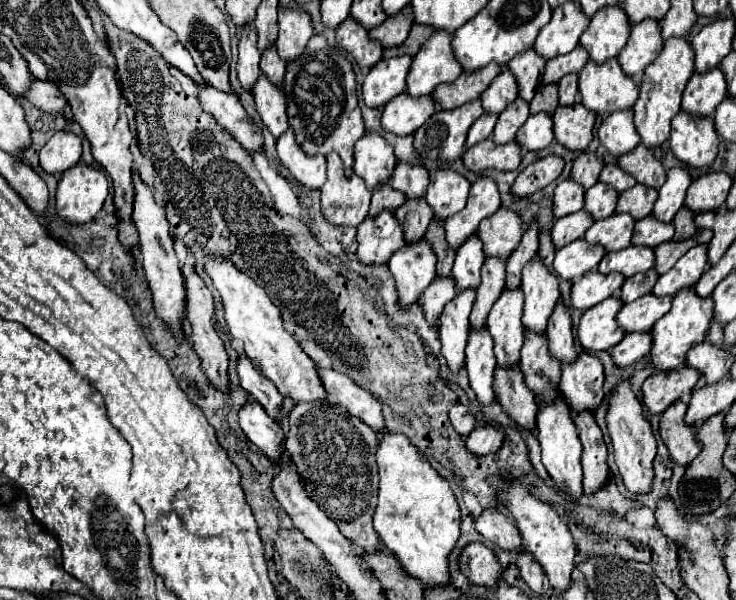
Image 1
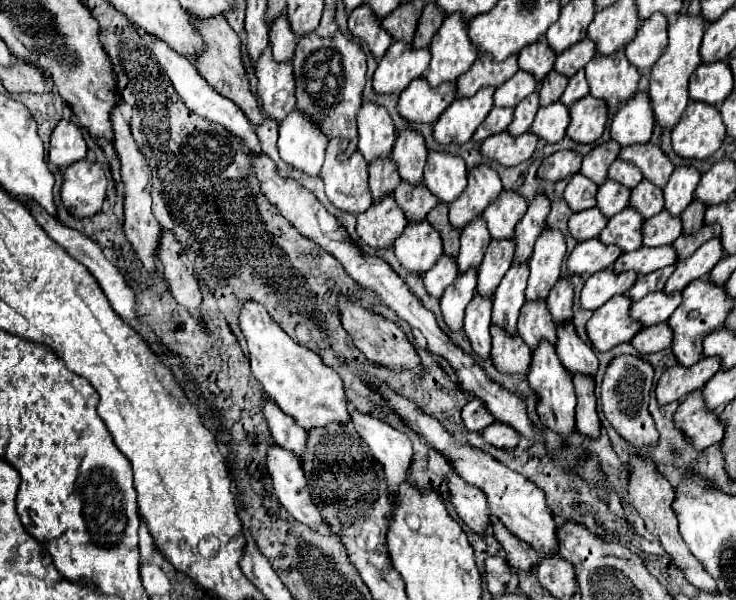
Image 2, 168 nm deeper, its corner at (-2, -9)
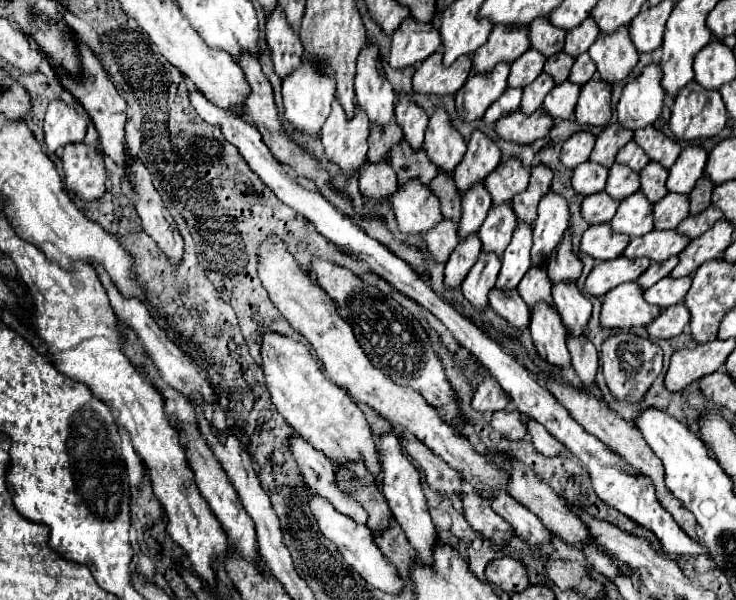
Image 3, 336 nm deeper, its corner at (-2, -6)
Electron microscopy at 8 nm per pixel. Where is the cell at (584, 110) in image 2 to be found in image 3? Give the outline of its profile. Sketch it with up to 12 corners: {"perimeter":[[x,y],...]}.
{"perimeter":[[602,79],[582,85],[576,121],[610,123],[612,85]]}

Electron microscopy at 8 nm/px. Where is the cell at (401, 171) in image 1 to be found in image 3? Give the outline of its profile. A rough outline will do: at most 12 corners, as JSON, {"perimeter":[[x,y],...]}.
{"perimeter":[[404,93],[396,99],[396,121],[412,149],[424,143],[428,113]]}

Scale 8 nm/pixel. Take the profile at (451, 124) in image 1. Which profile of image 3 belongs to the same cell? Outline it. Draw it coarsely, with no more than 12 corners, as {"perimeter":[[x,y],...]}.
{"perimeter":[[510,65],[476,73],[456,93],[456,111],[474,121],[504,93]]}

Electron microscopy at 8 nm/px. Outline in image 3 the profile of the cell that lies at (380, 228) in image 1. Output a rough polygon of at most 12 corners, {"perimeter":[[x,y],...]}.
{"perimeter":[[364,161],[358,183],[364,197],[392,197],[398,185],[388,161]]}

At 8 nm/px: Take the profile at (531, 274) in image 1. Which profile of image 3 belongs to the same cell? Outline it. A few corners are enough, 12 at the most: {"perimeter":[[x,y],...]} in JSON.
{"perimeter":[[548,191],[534,221],[532,263],[550,257],[568,227],[564,197]]}

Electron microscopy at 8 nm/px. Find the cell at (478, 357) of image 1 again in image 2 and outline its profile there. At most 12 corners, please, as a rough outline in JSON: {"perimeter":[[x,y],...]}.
{"perimeter":[[474,296],[464,332],[474,354],[490,358],[492,300]]}

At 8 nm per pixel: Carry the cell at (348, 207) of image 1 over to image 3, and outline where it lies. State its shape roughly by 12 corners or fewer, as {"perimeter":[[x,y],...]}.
{"perimeter":[[334,97],[322,127],[326,157],[352,175],[368,153],[370,121]]}

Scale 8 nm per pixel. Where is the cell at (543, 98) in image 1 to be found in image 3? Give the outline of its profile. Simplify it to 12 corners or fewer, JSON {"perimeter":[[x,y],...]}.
{"perimeter":[[560,51],[546,59],[544,71],[556,83],[568,79],[574,59]]}

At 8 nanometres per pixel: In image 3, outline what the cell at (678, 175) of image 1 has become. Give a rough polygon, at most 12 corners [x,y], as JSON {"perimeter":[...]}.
{"perimeter":[[688,145],[670,167],[668,191],[688,195],[704,175],[706,149]]}

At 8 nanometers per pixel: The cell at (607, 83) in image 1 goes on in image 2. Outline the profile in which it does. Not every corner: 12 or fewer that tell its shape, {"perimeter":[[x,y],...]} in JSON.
{"perimeter":[[624,52],[596,54],[584,70],[590,96],[610,110],[638,92]]}

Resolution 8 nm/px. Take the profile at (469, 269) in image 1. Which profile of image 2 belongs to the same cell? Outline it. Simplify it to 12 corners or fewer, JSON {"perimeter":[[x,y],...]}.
{"perimeter":[[474,218],[460,232],[458,270],[480,268],[490,244],[486,222]]}

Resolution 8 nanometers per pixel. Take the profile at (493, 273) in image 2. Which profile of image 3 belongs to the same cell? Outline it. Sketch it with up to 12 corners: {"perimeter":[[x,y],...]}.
{"perimeter":[[492,205],[478,231],[482,249],[502,255],[516,221],[512,205]]}

